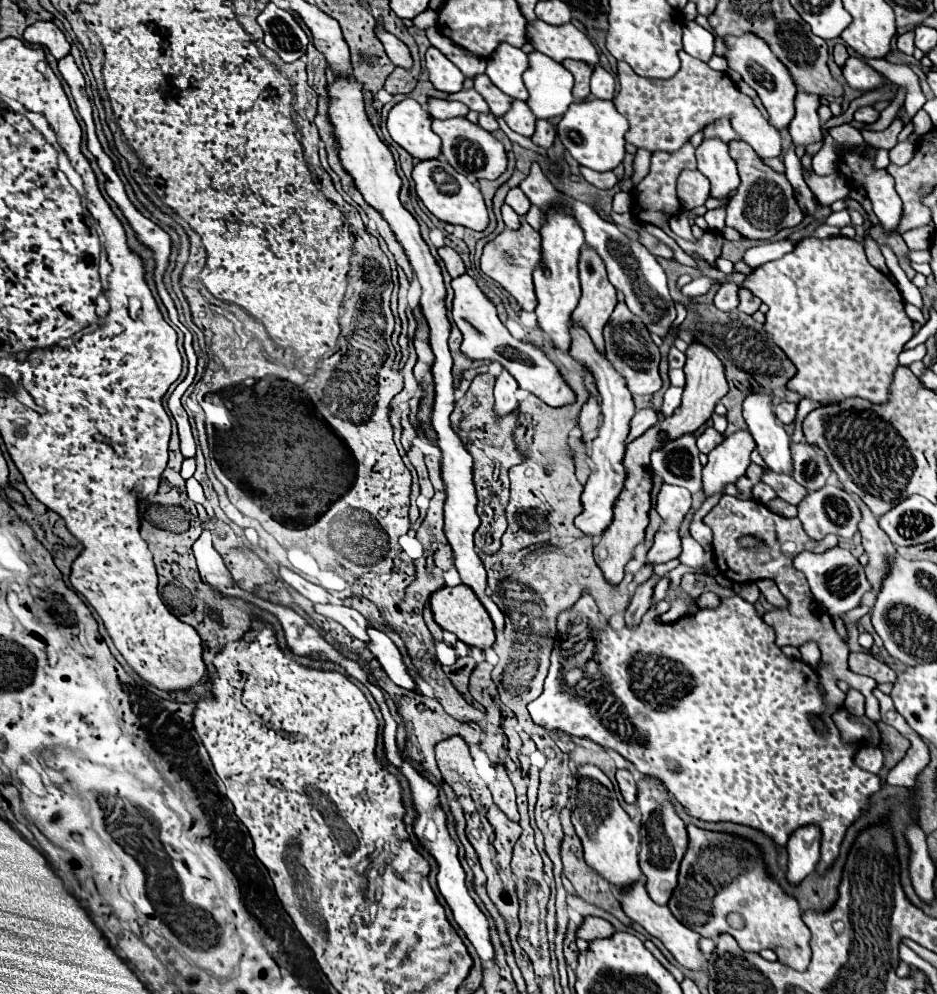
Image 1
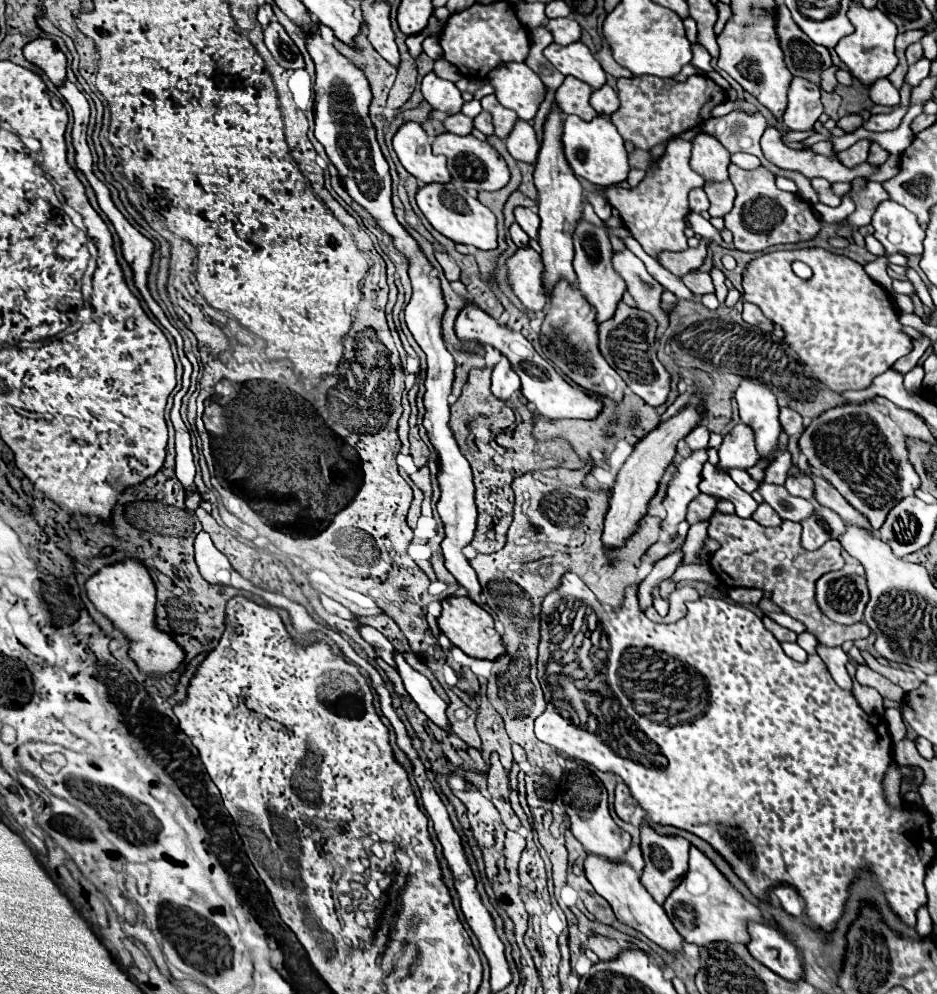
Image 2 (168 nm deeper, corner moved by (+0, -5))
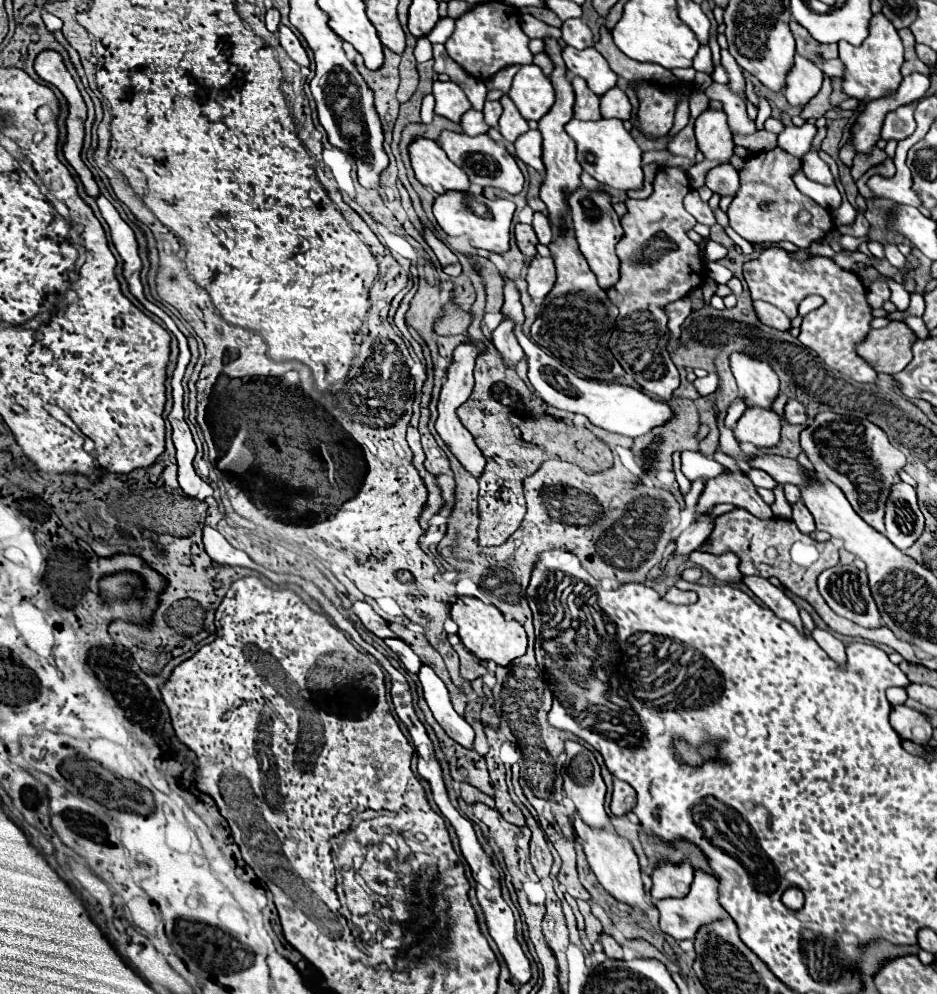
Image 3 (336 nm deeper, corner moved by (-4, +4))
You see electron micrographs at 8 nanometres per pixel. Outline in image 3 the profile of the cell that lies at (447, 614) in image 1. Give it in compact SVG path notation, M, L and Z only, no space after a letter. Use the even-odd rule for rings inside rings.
M458 597L450 607L452 619L458 623L458 637L468 651L472 651L478 659L494 661L506 667L516 657L526 653L526 631L516 621L506 621L502 613L494 605L486 605L476 597Z

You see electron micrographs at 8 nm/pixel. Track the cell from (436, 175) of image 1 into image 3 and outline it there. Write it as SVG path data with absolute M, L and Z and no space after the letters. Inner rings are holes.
M446 191L444 195L438 195L434 199L434 217L438 225L450 235L450 237L466 237L472 247L480 247L486 251L494 253L504 253L508 251L508 241L510 241L510 223L514 215L514 203L508 199L496 199L490 201L484 195L474 195L470 191ZM474 205L484 205L486 213L478 215L474 211Z

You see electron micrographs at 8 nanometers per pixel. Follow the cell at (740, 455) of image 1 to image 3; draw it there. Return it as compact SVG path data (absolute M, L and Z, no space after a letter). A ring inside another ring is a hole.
M746 409L738 419L734 437L740 443L754 443L756 447L774 447L780 441L780 417L774 411Z

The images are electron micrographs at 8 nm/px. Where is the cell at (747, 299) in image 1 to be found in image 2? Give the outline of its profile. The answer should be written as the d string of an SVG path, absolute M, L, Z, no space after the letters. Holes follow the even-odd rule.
M744 302L744 312L742 312L742 318L744 318L748 324L758 326L758 328L760 328L762 332L766 332L766 334L770 334L770 332L774 330L772 320L768 320L768 318L762 314L762 310L760 310L758 306L750 304L750 302Z

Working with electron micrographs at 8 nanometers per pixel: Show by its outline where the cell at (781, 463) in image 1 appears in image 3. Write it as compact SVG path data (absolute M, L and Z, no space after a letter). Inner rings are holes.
M730 355L730 367L738 381L738 387L744 393L748 407L772 409L774 399L778 397L778 375L768 367L768 363L752 359L748 355Z

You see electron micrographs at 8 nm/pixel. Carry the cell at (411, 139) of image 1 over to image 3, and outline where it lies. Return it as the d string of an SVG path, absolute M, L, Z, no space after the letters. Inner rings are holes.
M416 137L408 145L408 153L416 179L422 185L432 187L436 193L444 193L448 189L468 191L468 175L446 157L444 149L436 141Z

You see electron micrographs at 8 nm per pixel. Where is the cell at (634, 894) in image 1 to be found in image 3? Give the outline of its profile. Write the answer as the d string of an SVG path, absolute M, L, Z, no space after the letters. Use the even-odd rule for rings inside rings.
M578 815L574 821L574 829L576 835L582 839L582 847L588 859L590 869L594 871L594 875L598 877L598 883L620 903L626 903L630 907L638 907L642 913L648 913L648 909L652 909L652 905L646 901L646 891L644 891L644 883L642 883L642 873L640 873L640 863L638 857L632 849L632 845L622 839L616 833L610 831L596 831L592 827L588 827Z

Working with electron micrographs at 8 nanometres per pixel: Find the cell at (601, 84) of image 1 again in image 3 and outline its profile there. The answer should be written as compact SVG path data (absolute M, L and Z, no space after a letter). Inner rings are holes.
M612 87L608 89L602 97L600 97L600 111L602 117L616 117L616 119L628 119L630 117L630 101L628 95L620 89L620 87Z

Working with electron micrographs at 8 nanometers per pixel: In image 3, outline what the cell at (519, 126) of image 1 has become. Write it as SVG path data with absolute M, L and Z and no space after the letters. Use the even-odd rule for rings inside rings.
M530 129L526 133L522 133L516 141L514 141L514 149L516 155L530 167L534 167L538 173L544 173L544 165L542 165L542 135L538 129Z

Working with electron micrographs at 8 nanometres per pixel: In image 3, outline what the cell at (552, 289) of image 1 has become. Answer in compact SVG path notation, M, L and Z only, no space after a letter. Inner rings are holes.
M544 39L546 43L546 53L552 57L554 61L554 71L550 75L550 81L554 85L554 93L556 93L556 101L554 105L550 107L550 111L538 121L538 129L544 137L544 143L542 143L542 161L544 161L544 167L546 167L546 175L542 179L542 185L540 185L540 199L546 203L548 207L548 219L550 219L550 225L554 229L554 233L564 233L566 231L566 215L570 213L570 207L568 207L568 197L580 187L580 175L582 175L582 167L580 163L576 161L576 145L572 143L572 139L568 137L568 133L564 131L564 123L568 123L568 119L572 119L572 105L574 105L574 91L572 91L572 85L570 81L566 79L566 69L564 69L564 61L560 57L560 51L562 47L558 45L556 39Z

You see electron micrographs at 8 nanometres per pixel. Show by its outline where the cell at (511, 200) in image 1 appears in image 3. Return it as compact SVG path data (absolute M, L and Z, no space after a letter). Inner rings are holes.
M534 213L532 227L534 227L534 231L536 231L536 235L538 235L538 241L540 241L542 245L550 245L550 243L552 243L554 233L552 233L550 221L548 221L548 217L546 217L544 213Z

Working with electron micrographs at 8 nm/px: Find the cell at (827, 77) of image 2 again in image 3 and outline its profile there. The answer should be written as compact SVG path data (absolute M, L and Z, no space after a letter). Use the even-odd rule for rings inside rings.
M824 75L824 85L822 85L820 93L802 109L800 117L802 119L818 119L818 117L822 117L826 111L832 109L830 95L832 95L832 83L830 83L830 77Z

